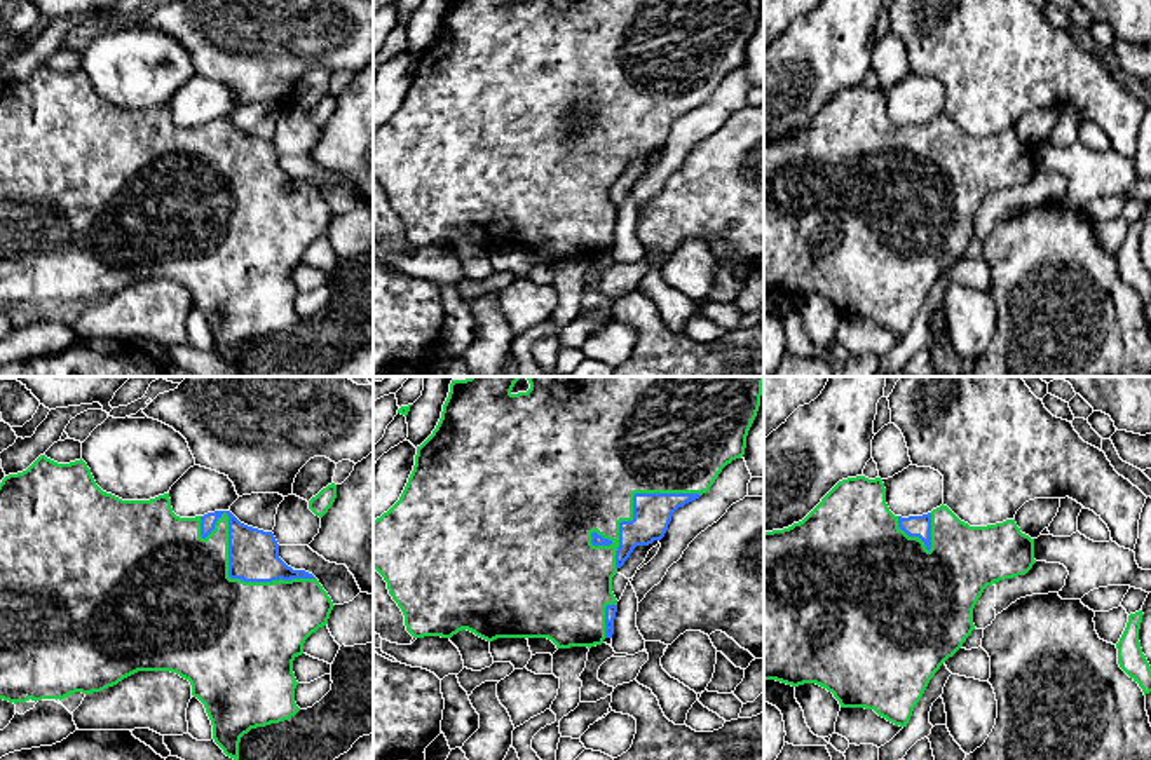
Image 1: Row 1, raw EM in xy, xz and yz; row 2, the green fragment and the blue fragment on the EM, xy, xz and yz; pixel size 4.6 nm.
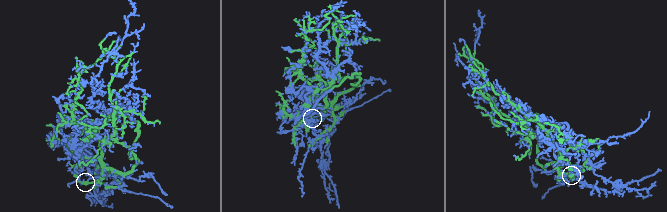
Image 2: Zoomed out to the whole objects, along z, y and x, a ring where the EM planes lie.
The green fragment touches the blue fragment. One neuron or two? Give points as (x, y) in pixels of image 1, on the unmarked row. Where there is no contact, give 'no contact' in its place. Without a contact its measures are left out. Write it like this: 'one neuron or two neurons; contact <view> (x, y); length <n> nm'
one neuron; contact xy (227, 173); length 600 nm

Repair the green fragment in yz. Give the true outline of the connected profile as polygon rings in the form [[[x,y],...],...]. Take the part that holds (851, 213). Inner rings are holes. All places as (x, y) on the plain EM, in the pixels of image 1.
[[[856,85],[842,89],[802,131],[783,139],[764,141],[764,289],[776,289],[792,296],[816,293],[832,302],[841,317],[874,319],[888,331],[907,336],[930,289],[975,239],[973,218],[984,199],[999,190],[1025,185],[1034,173],[1034,148],[1022,143],[1015,129],[987,136],[970,136],[943,113],[928,124],[902,127],[889,120],[881,87],[868,89]]]

